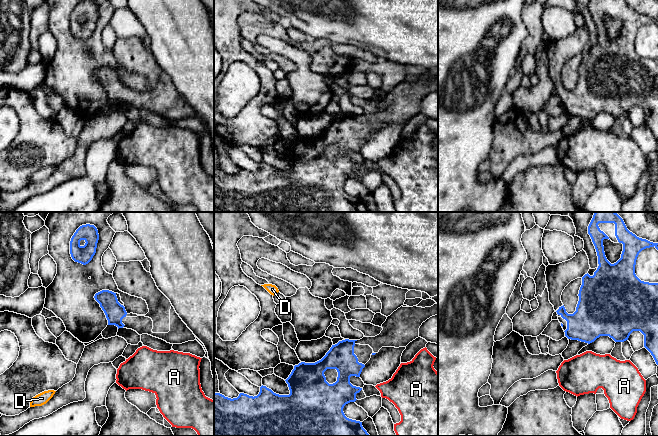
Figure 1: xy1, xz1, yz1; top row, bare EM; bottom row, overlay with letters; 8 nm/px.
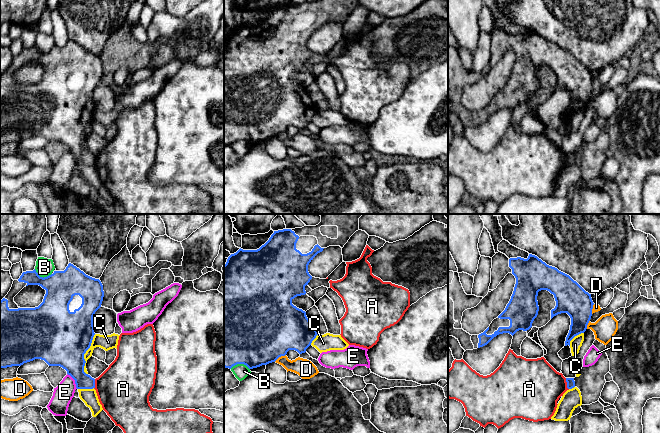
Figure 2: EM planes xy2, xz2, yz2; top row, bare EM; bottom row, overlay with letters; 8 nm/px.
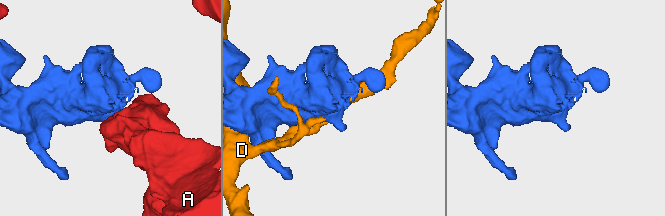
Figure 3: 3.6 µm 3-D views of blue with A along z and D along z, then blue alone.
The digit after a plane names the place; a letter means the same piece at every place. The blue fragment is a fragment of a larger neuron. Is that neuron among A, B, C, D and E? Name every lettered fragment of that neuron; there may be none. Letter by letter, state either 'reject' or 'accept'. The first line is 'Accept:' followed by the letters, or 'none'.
Accept: none
A: reject
B: reject
C: reject
D: reject
E: reject

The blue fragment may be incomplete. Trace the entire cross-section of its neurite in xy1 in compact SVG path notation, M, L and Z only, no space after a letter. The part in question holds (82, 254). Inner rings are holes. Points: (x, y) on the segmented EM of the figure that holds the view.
M94 225L80 226L70 241L72 259L83 265L88 264L96 253L98 240L98 230Z

